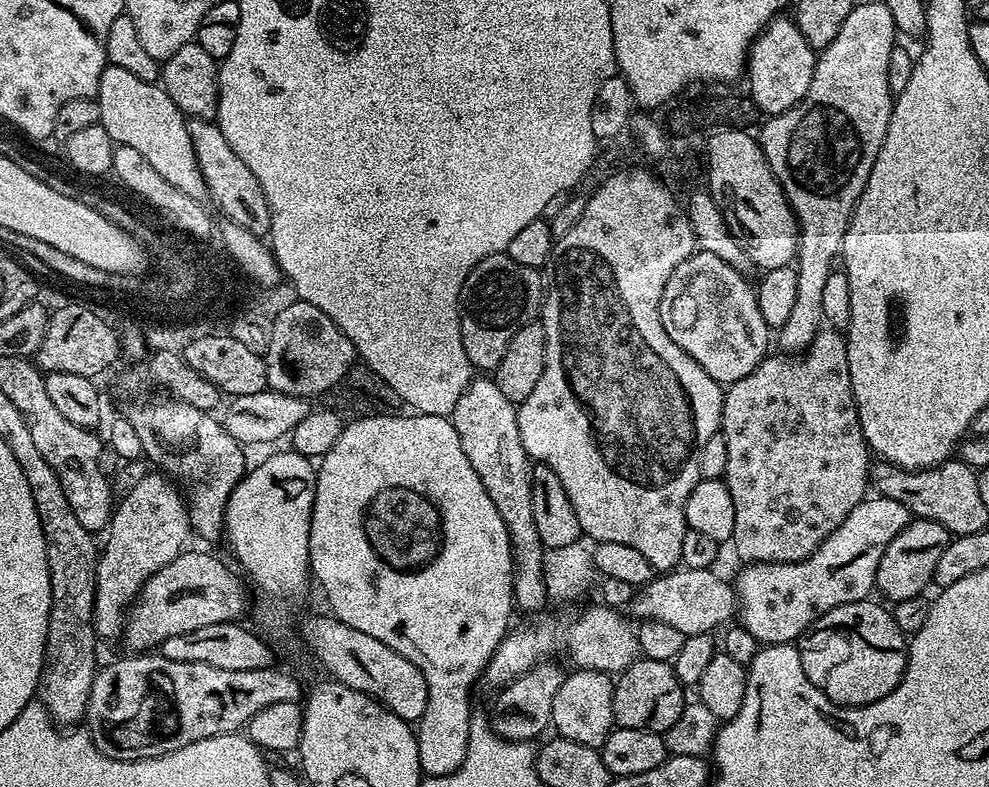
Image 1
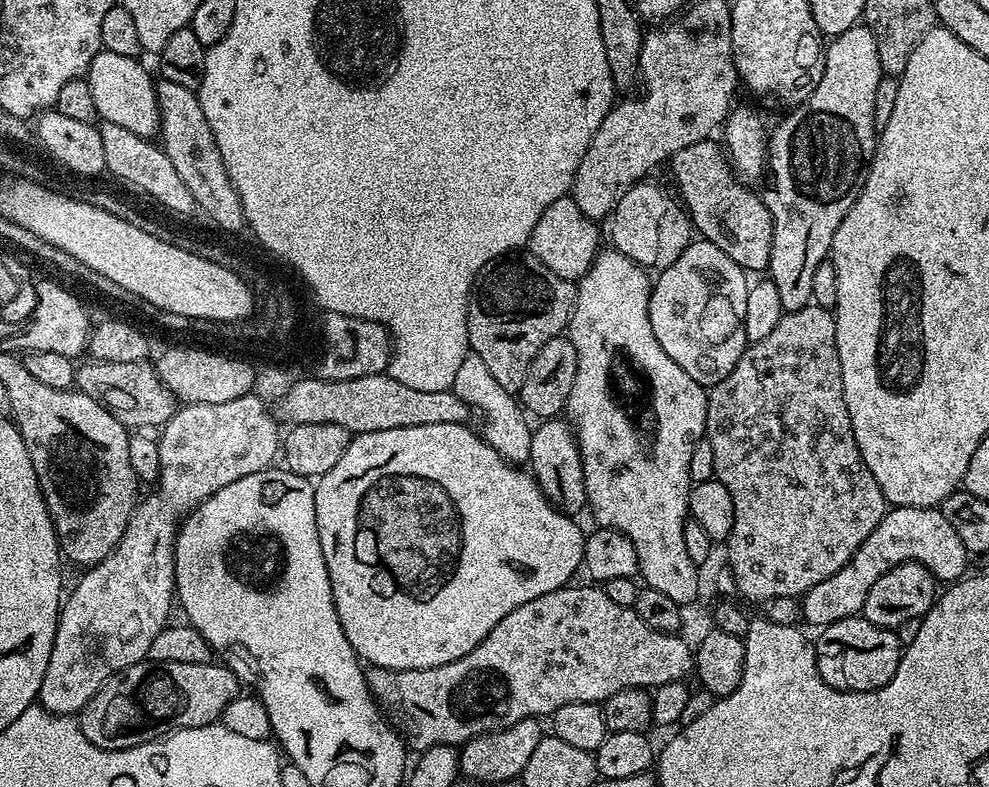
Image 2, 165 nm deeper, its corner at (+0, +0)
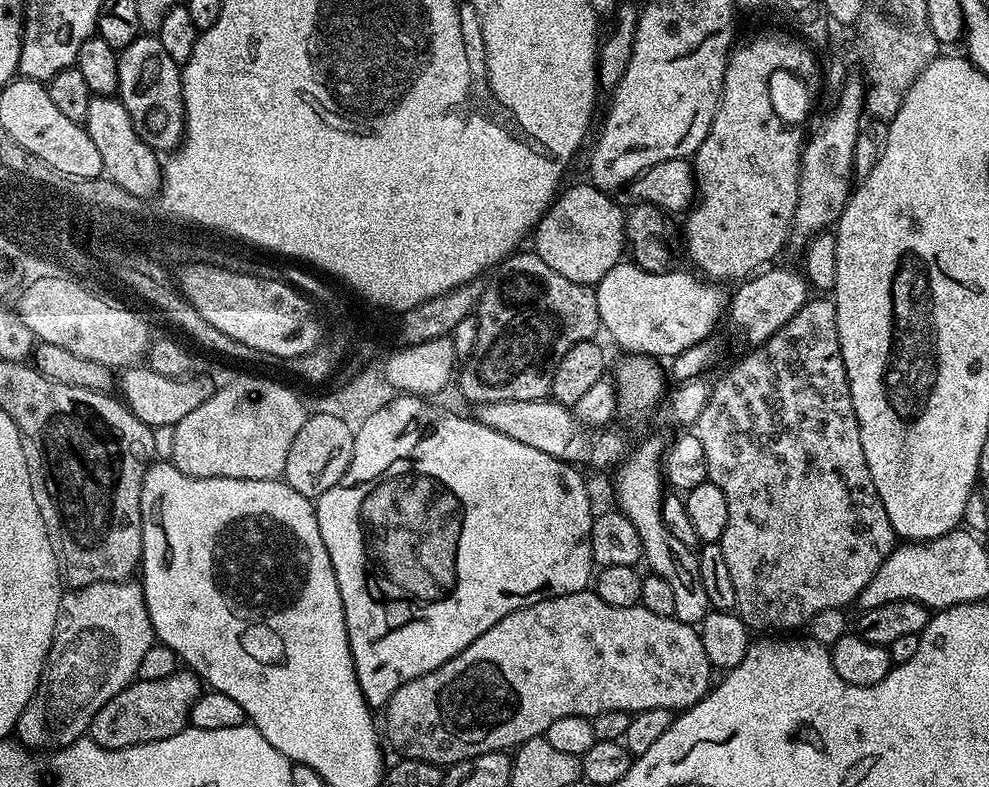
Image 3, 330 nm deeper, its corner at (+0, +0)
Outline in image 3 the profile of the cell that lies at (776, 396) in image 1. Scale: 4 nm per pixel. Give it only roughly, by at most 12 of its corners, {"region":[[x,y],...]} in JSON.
{"region":[[831,299],[694,431],[737,616],[849,607],[897,547]]}

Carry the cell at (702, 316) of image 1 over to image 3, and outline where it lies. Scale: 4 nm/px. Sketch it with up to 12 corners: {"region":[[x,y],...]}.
{"region":[[615,264],[595,285],[623,351],[671,358],[726,312],[719,283]]}

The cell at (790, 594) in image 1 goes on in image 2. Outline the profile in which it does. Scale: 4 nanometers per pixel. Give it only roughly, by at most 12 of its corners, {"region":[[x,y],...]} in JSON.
{"region":[[889,507],[842,570],[799,601],[823,630],[861,615],[870,586],[911,560],[940,582],[970,554],[939,507]]}

